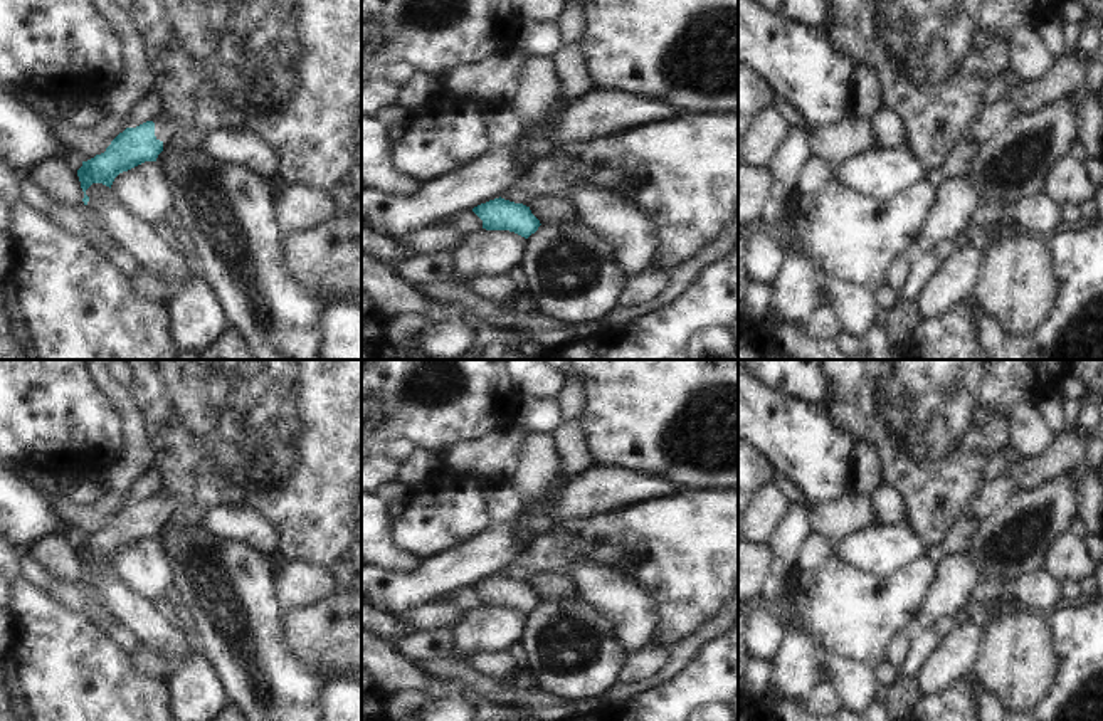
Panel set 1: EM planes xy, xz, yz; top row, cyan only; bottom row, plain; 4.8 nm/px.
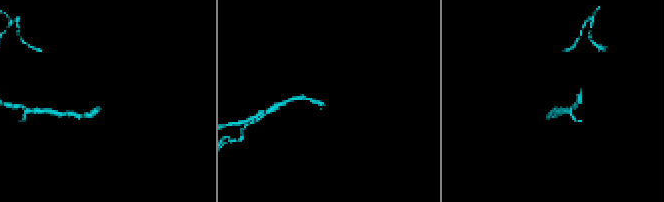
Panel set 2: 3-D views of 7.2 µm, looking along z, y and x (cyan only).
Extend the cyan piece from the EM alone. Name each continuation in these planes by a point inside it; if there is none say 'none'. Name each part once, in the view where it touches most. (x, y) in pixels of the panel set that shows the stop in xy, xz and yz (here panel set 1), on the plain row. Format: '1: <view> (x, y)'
1: xy (162, 505)

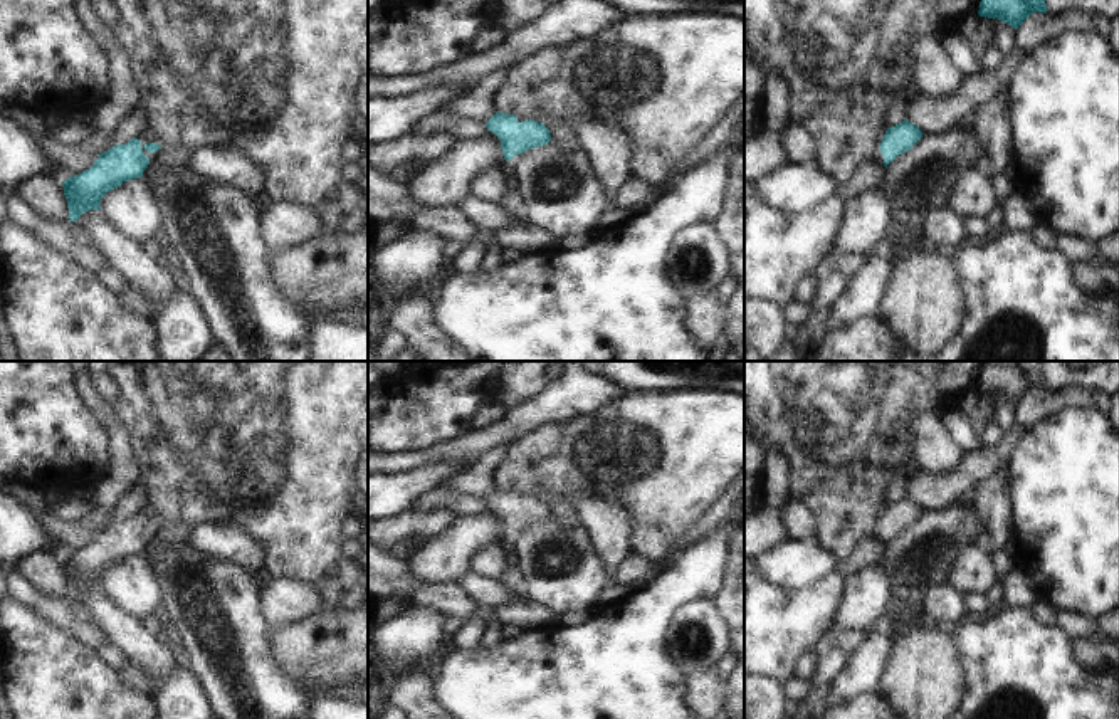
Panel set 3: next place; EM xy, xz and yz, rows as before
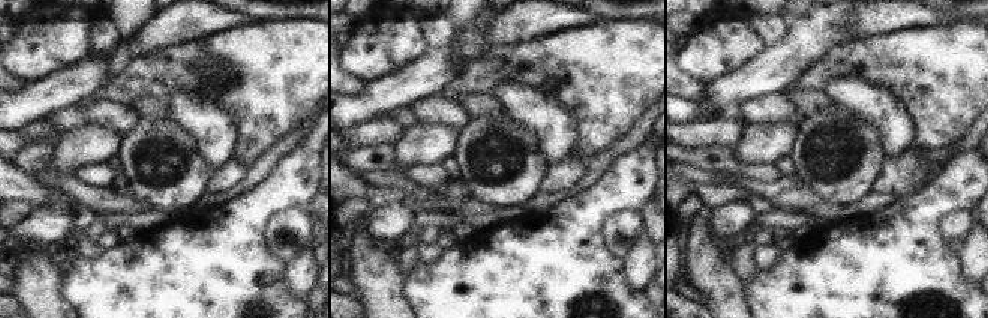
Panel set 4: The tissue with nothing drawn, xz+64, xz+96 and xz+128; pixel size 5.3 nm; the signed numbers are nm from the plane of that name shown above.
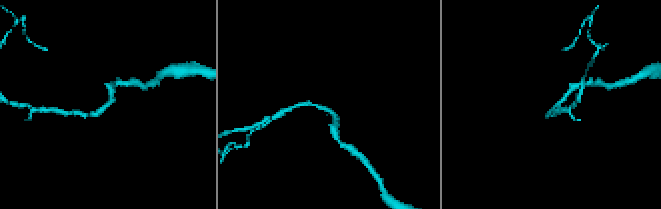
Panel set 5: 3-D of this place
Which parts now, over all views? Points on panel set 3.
none

